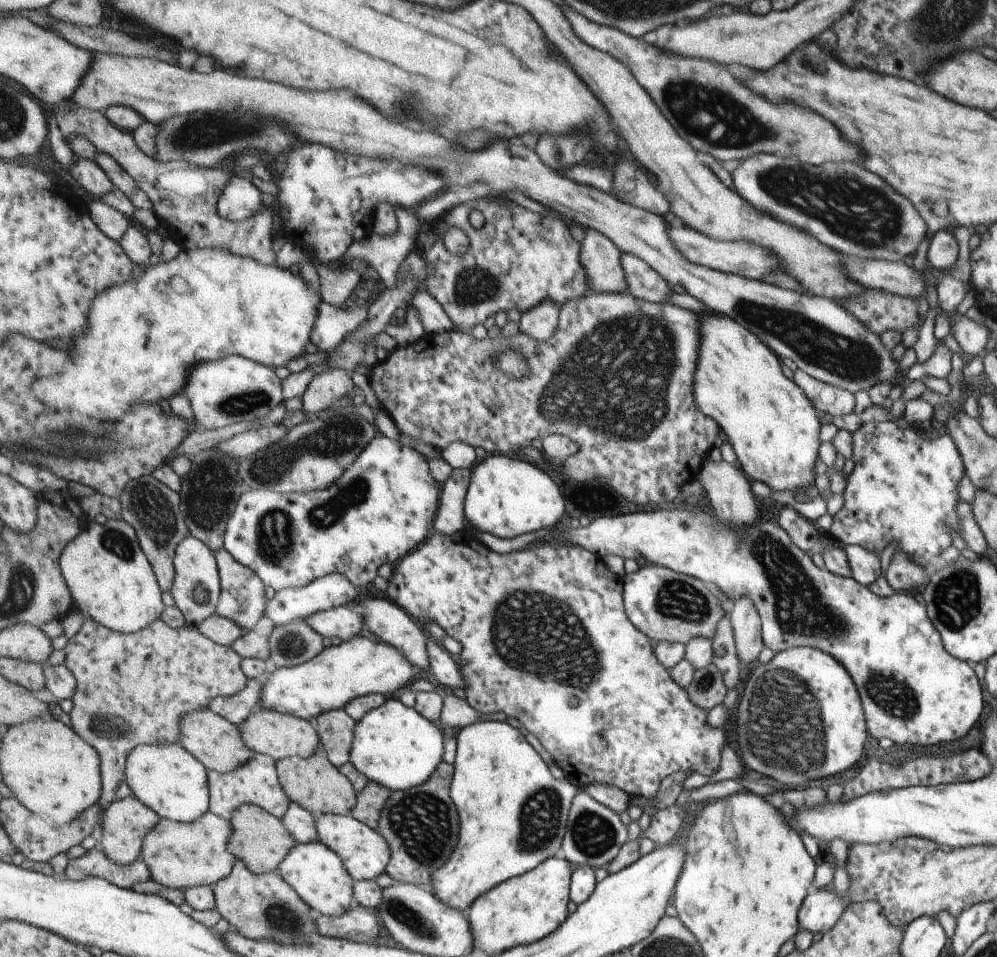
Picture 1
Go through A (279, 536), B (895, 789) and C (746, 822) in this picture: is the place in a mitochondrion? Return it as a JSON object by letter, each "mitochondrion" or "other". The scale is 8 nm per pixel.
{"A":"mitochondrion","B":"other","C":"other"}

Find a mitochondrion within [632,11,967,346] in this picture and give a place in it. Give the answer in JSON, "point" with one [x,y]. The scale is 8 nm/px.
{"point":[854,210]}

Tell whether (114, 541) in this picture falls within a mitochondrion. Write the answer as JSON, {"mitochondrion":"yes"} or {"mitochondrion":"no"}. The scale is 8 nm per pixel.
{"mitochondrion":"yes"}

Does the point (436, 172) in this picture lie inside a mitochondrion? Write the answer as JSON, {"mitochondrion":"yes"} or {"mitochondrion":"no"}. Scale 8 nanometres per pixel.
{"mitochondrion":"no"}

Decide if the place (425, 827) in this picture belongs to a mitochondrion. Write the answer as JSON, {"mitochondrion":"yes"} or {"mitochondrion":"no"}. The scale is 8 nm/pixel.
{"mitochondrion":"yes"}

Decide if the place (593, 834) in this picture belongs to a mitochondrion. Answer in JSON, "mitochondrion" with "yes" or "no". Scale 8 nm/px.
{"mitochondrion":"yes"}

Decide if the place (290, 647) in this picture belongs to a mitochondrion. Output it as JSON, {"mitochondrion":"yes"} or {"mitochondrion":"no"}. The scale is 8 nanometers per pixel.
{"mitochondrion":"yes"}

